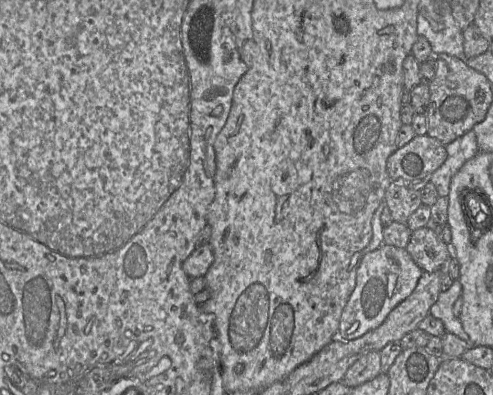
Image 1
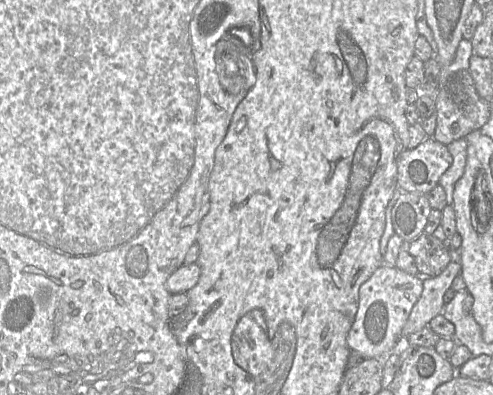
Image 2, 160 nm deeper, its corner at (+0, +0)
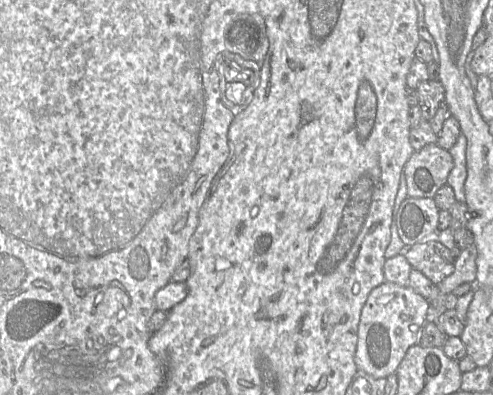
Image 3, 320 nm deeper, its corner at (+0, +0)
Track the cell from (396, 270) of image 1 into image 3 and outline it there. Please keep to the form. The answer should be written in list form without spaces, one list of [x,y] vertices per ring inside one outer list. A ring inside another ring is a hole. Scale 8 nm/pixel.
[[[385,281],[374,288],[363,306],[358,326],[355,363],[376,378],[395,373],[407,350],[417,344],[419,334],[431,318],[431,304],[409,286]]]

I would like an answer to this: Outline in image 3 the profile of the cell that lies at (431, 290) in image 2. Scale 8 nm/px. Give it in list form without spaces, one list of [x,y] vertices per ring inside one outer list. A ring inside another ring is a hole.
[[[475,245],[462,250],[460,256],[455,260],[453,273],[437,285],[441,295],[453,292],[456,287],[463,283],[476,284],[476,259],[477,248]]]

